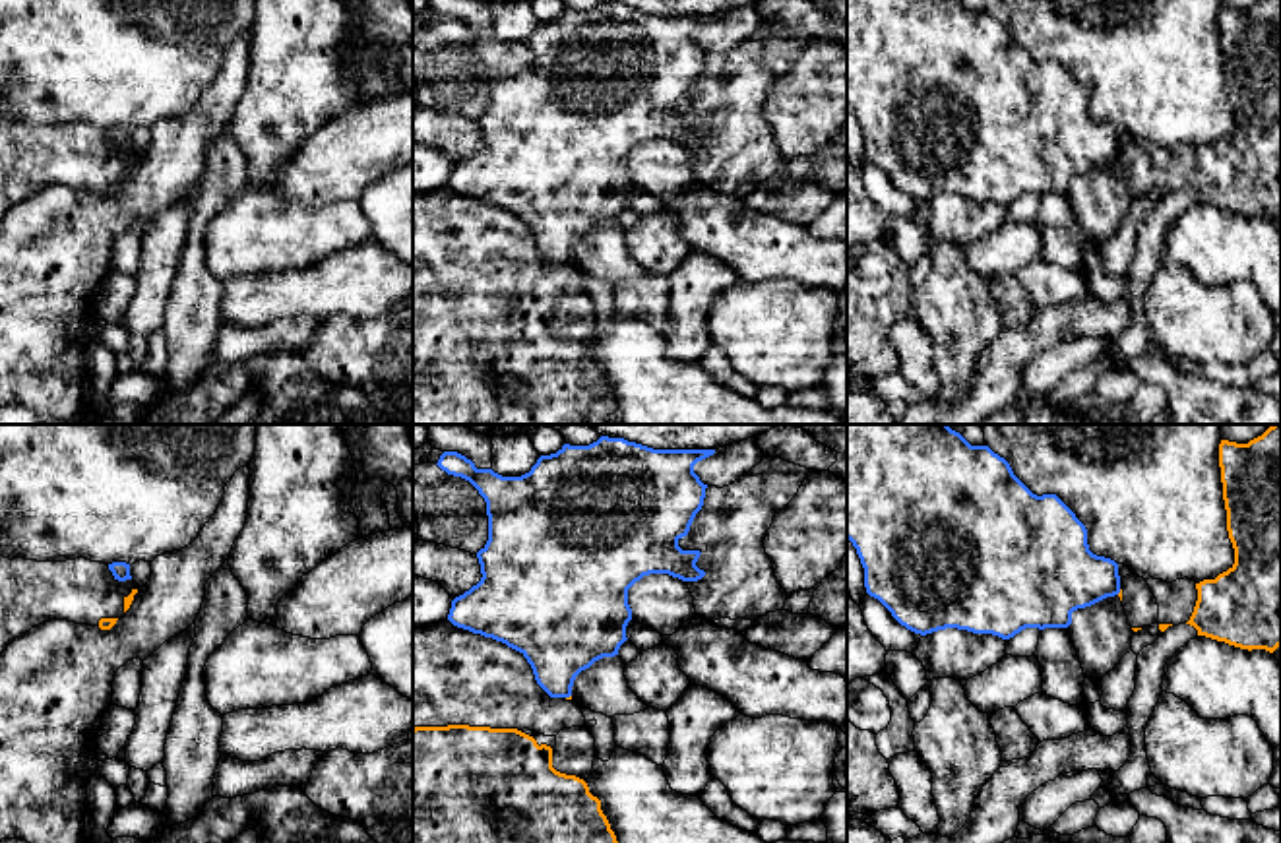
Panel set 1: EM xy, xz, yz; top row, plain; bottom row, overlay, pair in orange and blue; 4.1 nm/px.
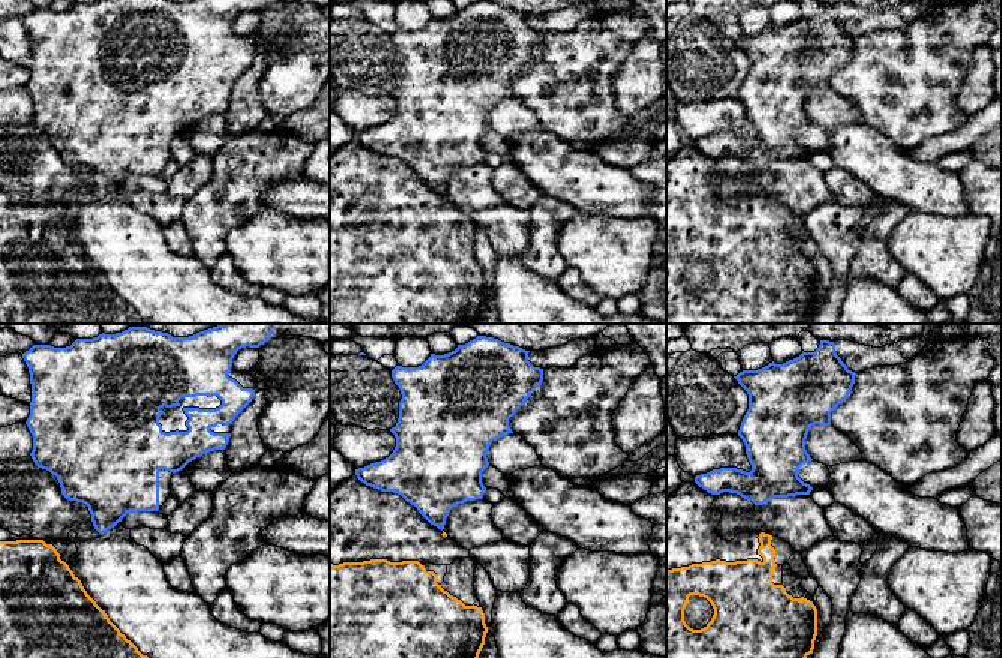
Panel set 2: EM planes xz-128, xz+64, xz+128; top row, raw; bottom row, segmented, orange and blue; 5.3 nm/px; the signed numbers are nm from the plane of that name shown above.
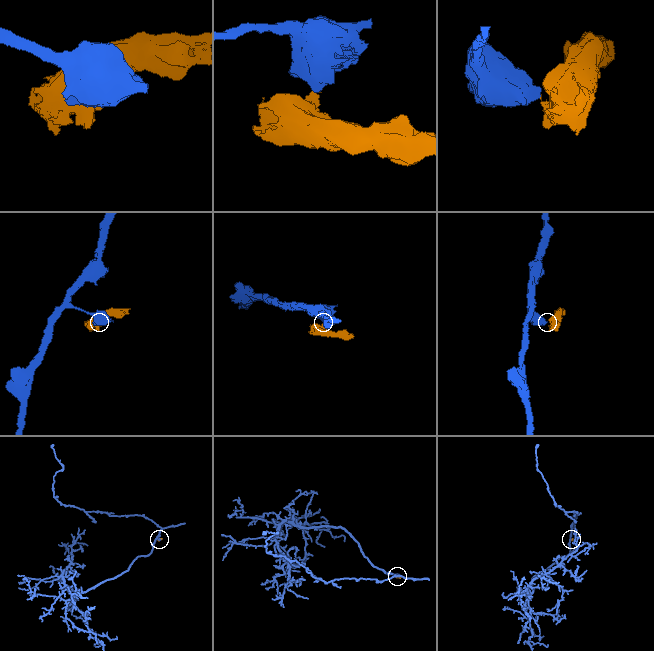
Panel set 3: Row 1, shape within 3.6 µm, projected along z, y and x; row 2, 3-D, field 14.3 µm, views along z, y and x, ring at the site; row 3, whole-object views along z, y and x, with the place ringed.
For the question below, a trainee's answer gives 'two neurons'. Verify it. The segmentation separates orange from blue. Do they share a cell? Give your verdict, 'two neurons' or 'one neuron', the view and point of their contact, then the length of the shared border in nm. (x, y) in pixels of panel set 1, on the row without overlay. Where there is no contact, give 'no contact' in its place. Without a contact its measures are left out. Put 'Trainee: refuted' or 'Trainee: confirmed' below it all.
two neurons; meets orange in xz at (570, 262); contact 30 nm long
Trainee: confirmed

